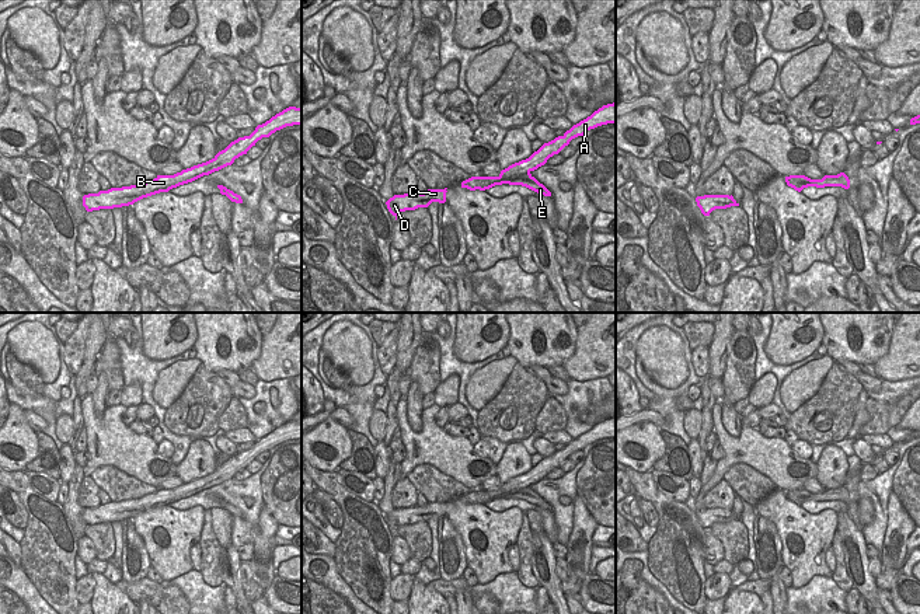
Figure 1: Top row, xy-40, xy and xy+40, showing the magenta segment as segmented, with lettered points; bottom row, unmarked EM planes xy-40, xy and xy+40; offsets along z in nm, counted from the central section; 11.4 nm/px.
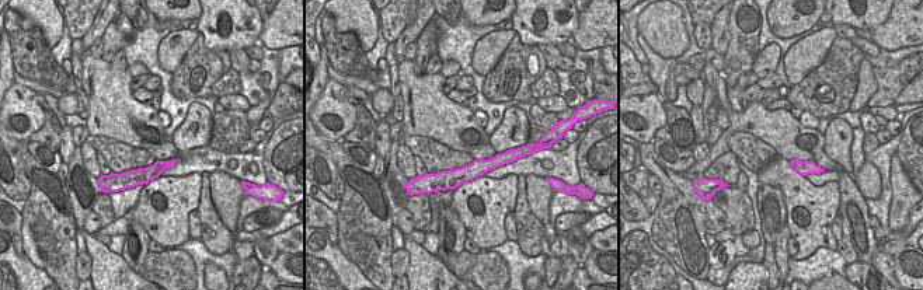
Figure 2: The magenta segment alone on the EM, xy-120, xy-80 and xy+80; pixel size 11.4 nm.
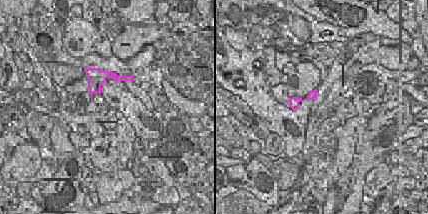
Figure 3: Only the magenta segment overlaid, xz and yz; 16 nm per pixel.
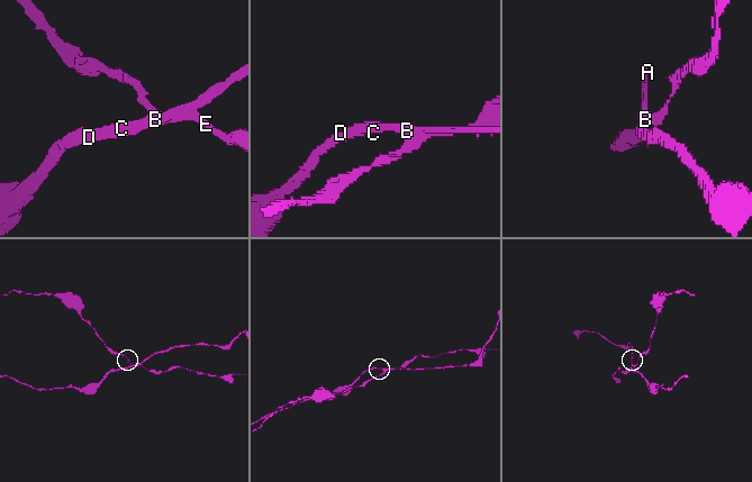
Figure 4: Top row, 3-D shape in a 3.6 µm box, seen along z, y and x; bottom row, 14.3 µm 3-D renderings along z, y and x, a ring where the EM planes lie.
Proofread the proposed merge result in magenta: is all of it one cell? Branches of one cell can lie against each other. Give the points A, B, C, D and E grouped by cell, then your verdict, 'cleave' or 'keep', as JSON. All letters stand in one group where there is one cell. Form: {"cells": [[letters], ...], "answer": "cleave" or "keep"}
{"cells": [["A", "B", "C", "D"], ["E"]], "answer": "cleave"}

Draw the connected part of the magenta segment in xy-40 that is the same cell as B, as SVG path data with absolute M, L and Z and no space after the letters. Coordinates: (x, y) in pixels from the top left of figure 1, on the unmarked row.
M289 421L272 430L262 439L258 439L250 450L238 451L231 456L224 464L219 465L212 474L182 484L174 489L157 489L154 493L139 499L111 502L100 505L98 507L88 507L83 510L83 520L87 526L100 523L114 523L133 519L135 516L160 507L168 506L172 502L192 496L203 489L209 489L227 479L231 479L236 472L255 460L262 451L269 451L276 444L286 440L302 439L302 422Z

